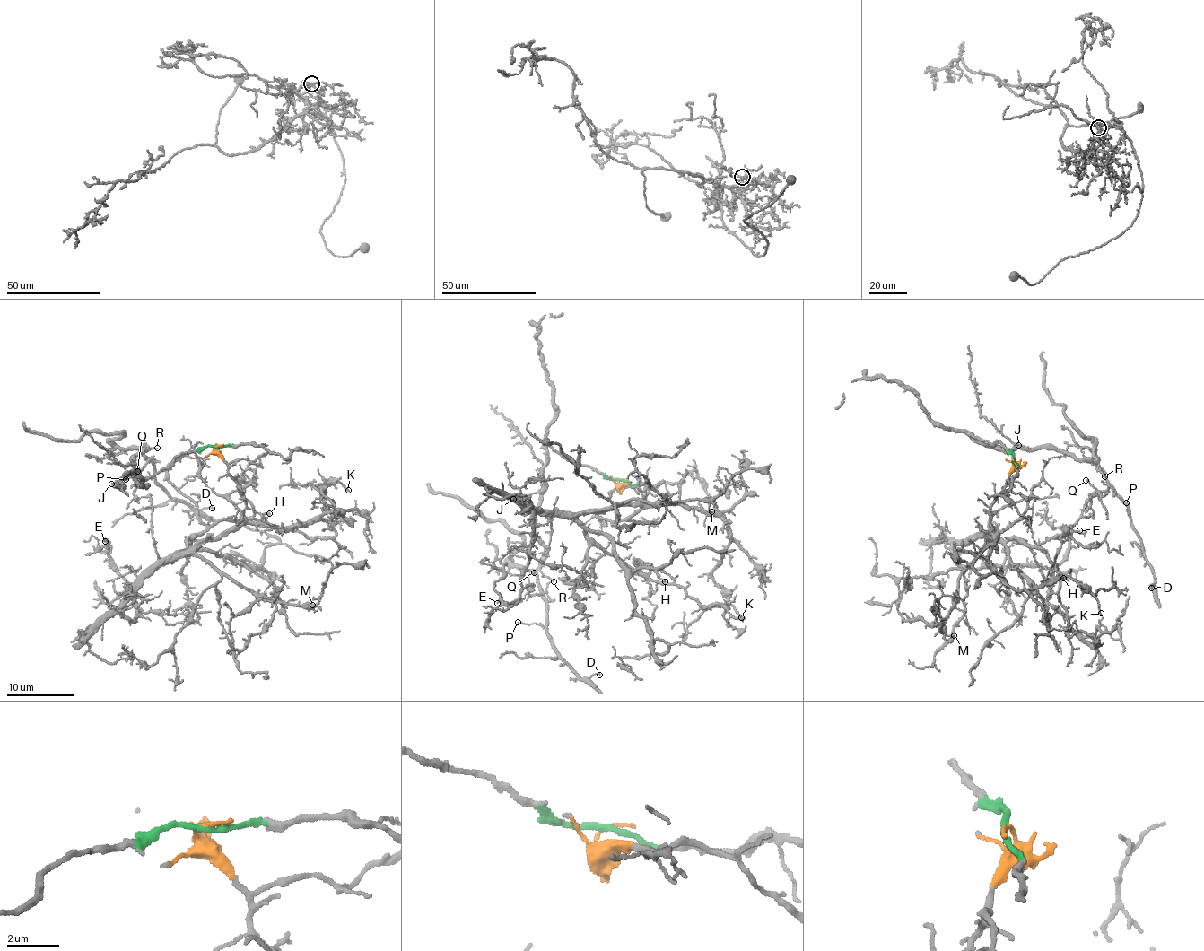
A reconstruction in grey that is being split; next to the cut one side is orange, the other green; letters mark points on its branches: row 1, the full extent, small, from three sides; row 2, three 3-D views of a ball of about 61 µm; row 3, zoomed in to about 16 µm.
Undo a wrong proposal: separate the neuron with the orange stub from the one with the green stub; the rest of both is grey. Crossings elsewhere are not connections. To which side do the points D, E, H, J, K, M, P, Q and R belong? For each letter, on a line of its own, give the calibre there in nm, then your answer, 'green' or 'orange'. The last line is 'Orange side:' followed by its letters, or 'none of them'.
D: calibre 100 nm; green
E: calibre 100 nm; orange
H: calibre 150 nm; orange
J: calibre 110 nm; green
K: calibre 150 nm; orange
M: calibre 140 nm; orange
P: calibre 100 nm; green
Q: calibre 110 nm; green
R: calibre 120 nm; green
Orange side: E, H, K, M

